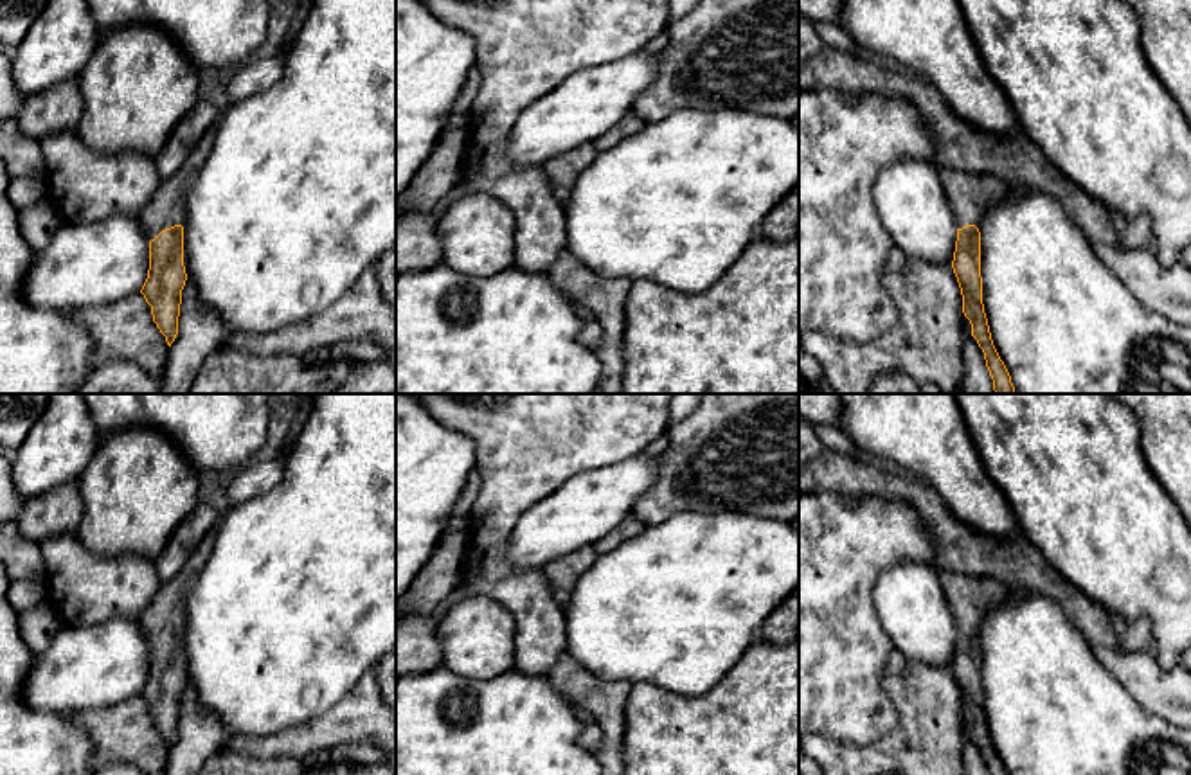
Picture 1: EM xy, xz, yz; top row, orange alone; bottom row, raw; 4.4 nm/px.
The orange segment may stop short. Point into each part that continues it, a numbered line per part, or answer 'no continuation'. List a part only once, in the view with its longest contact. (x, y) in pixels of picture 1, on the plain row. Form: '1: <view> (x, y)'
1: xy (166, 612)

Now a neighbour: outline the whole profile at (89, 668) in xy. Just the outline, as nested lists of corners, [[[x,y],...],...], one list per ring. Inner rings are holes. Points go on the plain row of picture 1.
[[[139,619],[63,626],[34,656],[22,696],[36,710],[77,714],[139,696],[148,673],[149,644]]]

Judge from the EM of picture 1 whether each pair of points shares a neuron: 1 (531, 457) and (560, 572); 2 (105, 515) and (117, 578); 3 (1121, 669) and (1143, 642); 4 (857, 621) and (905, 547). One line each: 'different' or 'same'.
1: different
2: different
3: different
4: same

